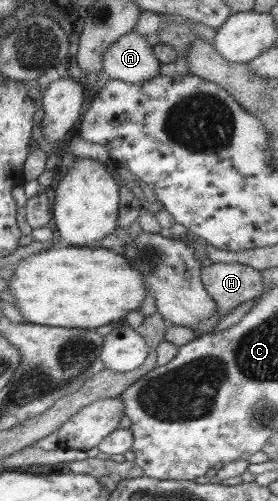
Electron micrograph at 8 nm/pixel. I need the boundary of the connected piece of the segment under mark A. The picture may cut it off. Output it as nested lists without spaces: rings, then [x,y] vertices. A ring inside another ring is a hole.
[[[134,31],[124,34],[104,50],[104,56],[102,56],[102,63],[104,63],[103,75],[131,84],[154,78],[154,76],[158,75],[158,70],[160,70],[162,64],[158,61],[153,46],[152,41],[146,40],[144,36],[140,36]]]

